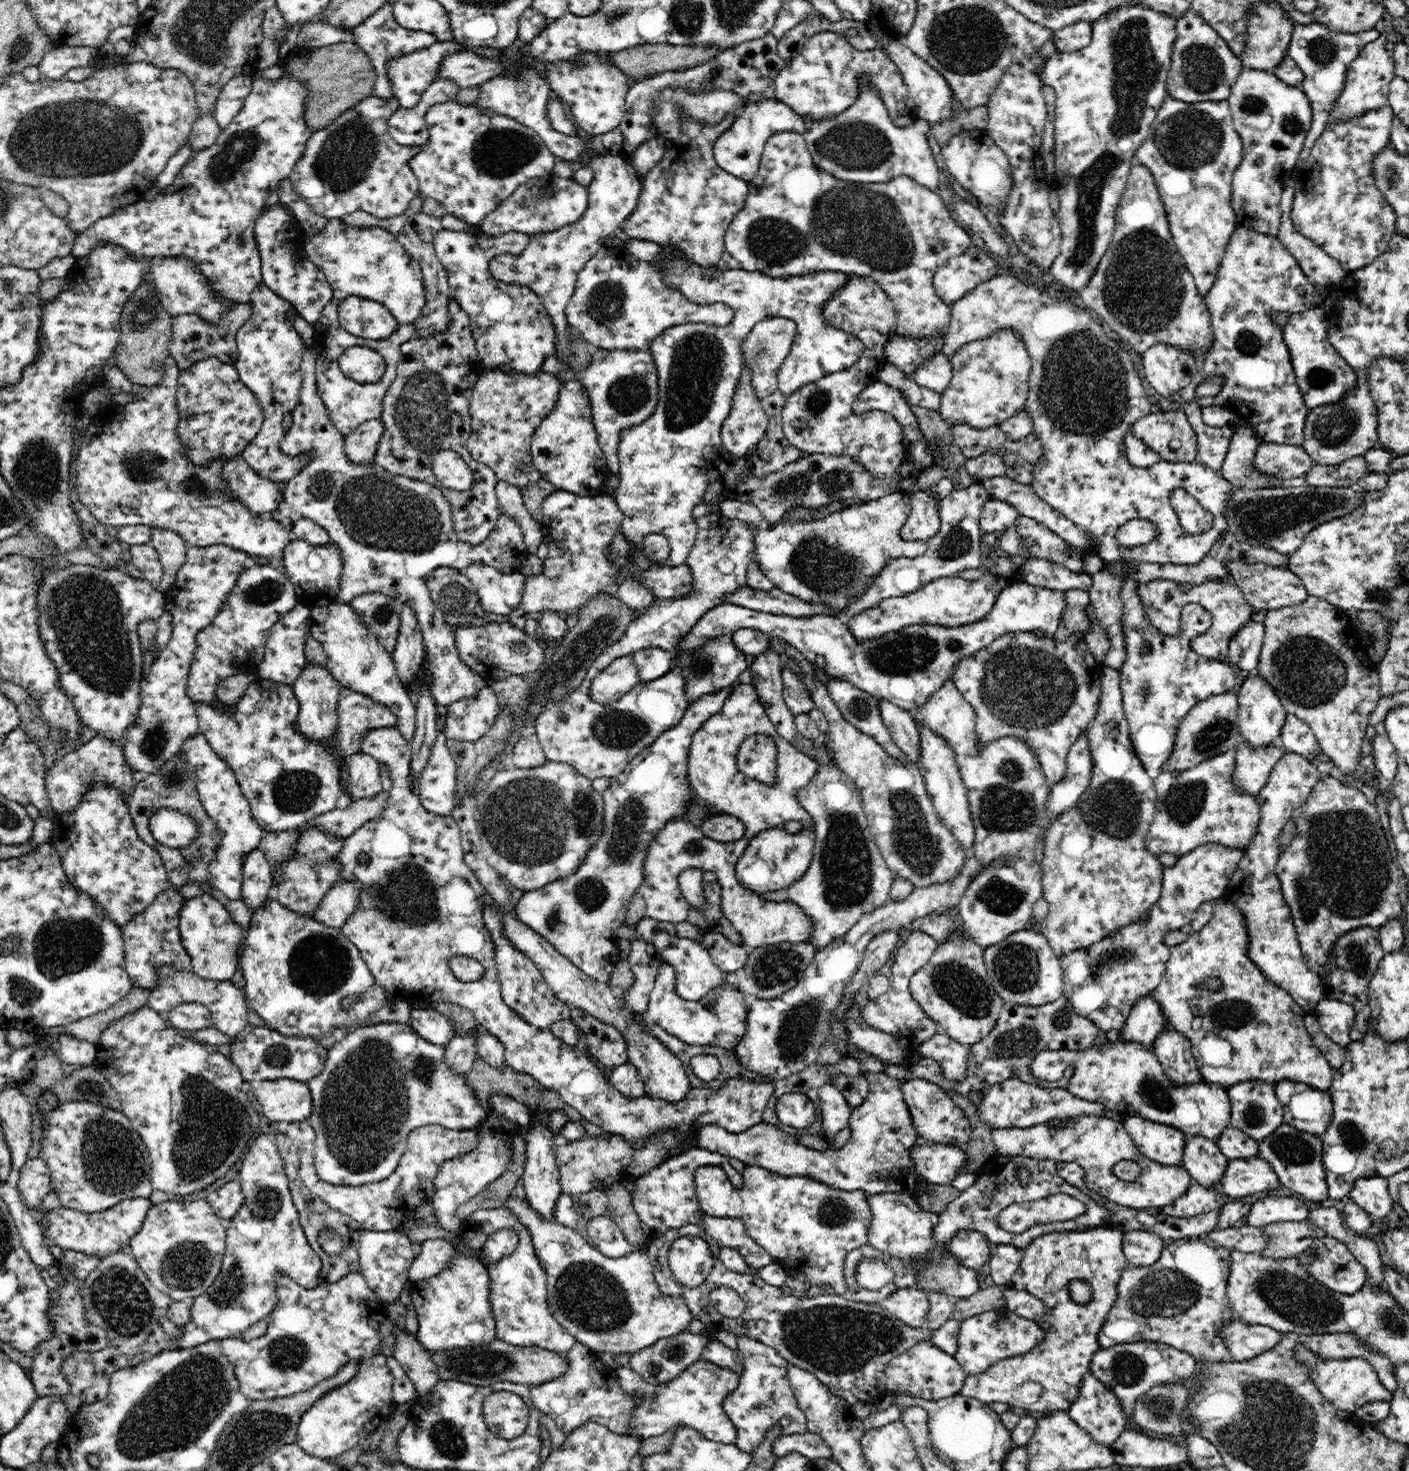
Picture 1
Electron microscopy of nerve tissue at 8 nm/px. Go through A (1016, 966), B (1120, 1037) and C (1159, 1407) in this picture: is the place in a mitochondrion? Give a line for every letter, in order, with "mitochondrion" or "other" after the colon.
A: mitochondrion
B: other
C: mitochondrion

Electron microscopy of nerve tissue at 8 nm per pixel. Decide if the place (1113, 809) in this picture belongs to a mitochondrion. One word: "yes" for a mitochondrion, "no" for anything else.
yes

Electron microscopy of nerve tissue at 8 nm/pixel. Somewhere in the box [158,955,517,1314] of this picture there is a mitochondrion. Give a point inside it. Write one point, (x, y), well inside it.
(364, 1103)

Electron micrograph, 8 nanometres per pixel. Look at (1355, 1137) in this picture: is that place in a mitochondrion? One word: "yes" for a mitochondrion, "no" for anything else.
yes

